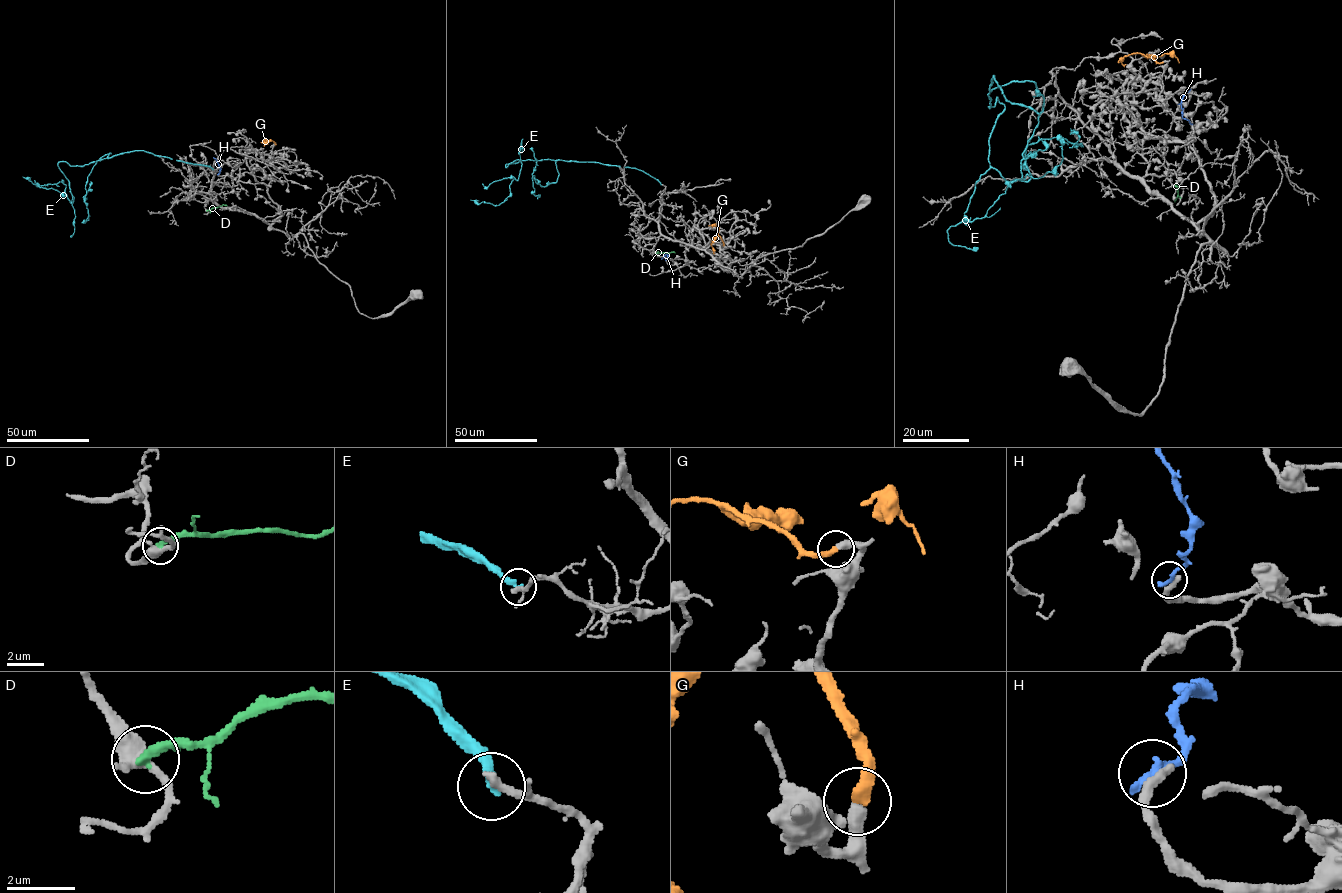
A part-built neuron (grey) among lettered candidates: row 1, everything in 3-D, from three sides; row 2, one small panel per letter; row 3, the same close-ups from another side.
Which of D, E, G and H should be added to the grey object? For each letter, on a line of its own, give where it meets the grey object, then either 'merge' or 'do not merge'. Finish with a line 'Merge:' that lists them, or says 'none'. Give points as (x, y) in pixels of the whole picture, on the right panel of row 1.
D: meets grey at (1180, 197); do not merge
E: meets grey at (1039, 114); do not merge
G: meets grey at (1163, 62); merge
H: meets grey at (1190, 123); do not merge
Merge: G

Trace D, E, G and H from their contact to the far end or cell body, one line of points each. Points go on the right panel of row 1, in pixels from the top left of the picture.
D: (1180, 197), (1175, 185), (1178, 186)
E: (1039, 114), (993, 75), (1006, 180), (1031, 175), (1027, 145), (1081, 145), (1070, 128)
G: (1162, 62), (1157, 63), (1142, 54), (1168, 54), (1179, 63)
H: (1190, 123), (1183, 117), (1181, 106), (1183, 96), (1190, 89)

